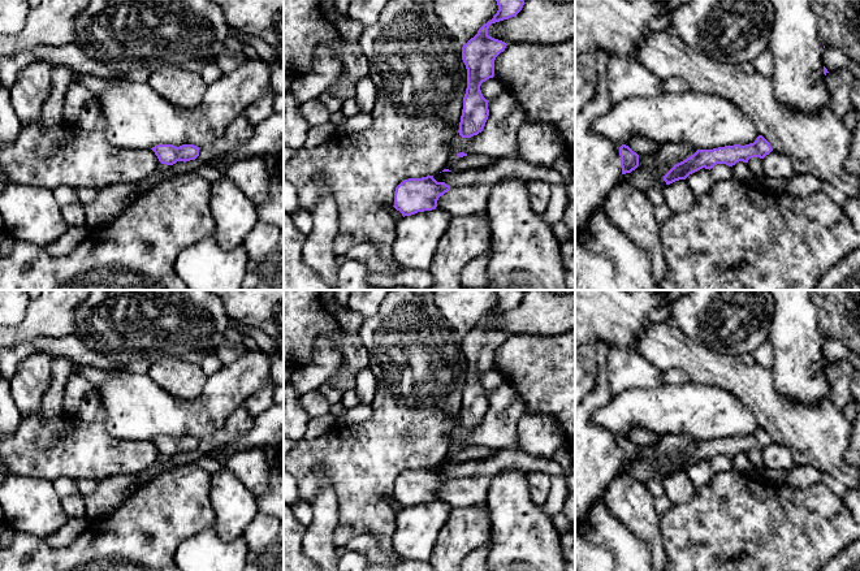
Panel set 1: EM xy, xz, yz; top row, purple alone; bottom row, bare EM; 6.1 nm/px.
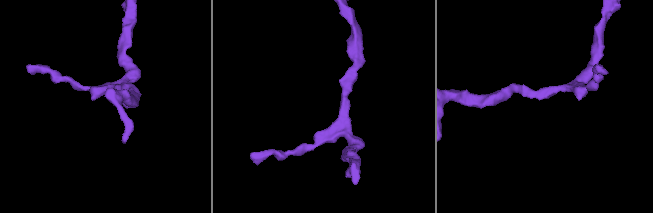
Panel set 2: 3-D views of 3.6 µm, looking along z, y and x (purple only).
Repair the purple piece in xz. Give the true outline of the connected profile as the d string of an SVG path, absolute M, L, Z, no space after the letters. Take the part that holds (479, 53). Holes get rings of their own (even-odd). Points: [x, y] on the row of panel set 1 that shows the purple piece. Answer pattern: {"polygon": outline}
{"polygon": "M524 0L496 1L497 13L462 47L462 60L467 69L467 88L458 130L462 138L477 135L485 126L489 109L480 86L494 77L494 60L507 46L505 42L489 36L488 29L492 23L515 17L524 5Z"}

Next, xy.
{"polygon": "M157 144L151 148L157 156L159 161L165 165L173 165L177 161L190 161L199 156L199 147L194 144L182 144L176 147L173 144Z"}

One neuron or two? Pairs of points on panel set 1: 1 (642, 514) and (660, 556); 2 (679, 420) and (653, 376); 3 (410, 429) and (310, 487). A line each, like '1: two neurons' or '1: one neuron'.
1: one neuron
2: two neurons
3: one neuron

